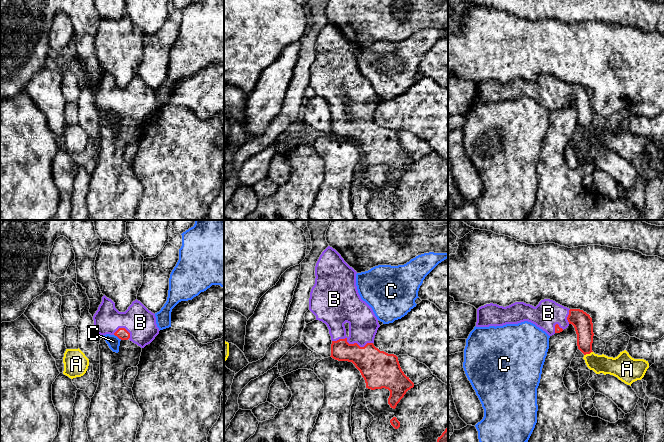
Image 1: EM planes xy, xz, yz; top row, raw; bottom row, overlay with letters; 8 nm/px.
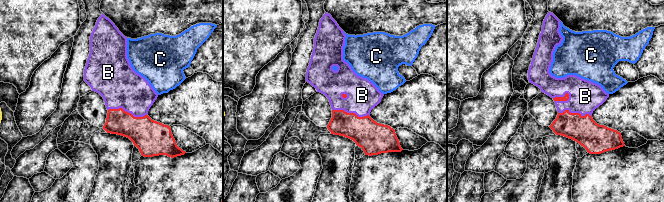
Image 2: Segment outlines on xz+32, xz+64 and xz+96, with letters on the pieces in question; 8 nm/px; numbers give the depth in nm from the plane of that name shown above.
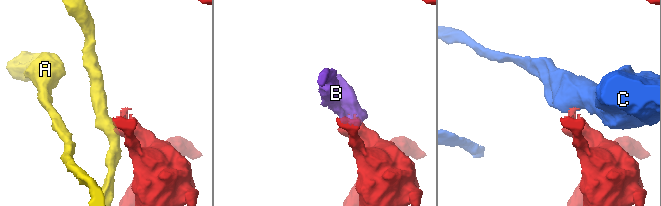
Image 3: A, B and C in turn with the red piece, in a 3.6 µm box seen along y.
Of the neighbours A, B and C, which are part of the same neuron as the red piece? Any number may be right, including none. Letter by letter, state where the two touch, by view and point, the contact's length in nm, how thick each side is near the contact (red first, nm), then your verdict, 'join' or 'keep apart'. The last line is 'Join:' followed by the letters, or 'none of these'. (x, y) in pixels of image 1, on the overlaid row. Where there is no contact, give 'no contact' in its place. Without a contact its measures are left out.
A: yz (588, 353) | 80 nm | 150/150 nm | keep apart
B: xz (352, 344) | 320 nm | 260/240 nm | join
C: xy (118, 337) | 80 nm | 90/100 nm | keep apart
Join: B

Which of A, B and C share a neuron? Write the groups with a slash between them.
A / B / C

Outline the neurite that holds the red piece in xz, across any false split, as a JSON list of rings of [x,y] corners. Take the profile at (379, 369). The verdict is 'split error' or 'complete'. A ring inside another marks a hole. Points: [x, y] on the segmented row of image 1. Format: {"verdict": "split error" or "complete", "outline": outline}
{"verdict": "split error", "outline": [[[328,246],[320,255],[315,266],[315,284],[311,289],[309,310],[316,320],[325,323],[331,336],[331,356],[338,361],[352,362],[365,380],[366,388],[388,389],[388,404],[395,409],[414,383],[402,371],[398,357],[380,351],[374,346],[374,338],[380,327],[372,308],[361,299],[356,286],[357,272],[341,255]]]}

